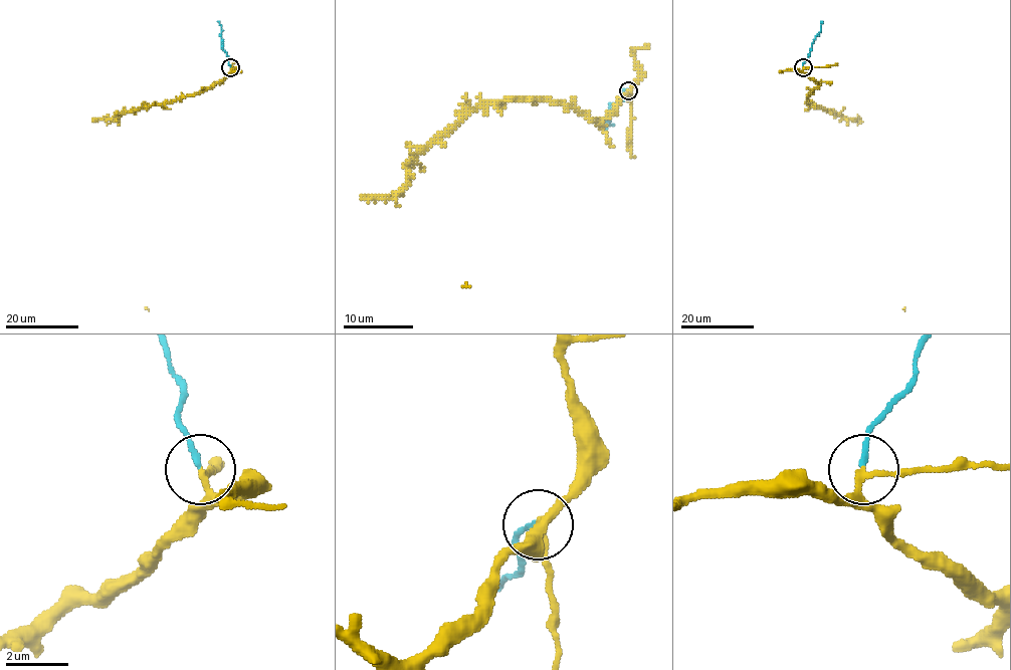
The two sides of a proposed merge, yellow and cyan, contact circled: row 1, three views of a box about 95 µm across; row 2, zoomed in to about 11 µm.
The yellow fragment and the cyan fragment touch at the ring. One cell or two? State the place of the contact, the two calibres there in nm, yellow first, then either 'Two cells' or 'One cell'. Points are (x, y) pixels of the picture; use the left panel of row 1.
Place: (230, 67). Thickness 170 nm (yellow) against 170 nm. Two cells

